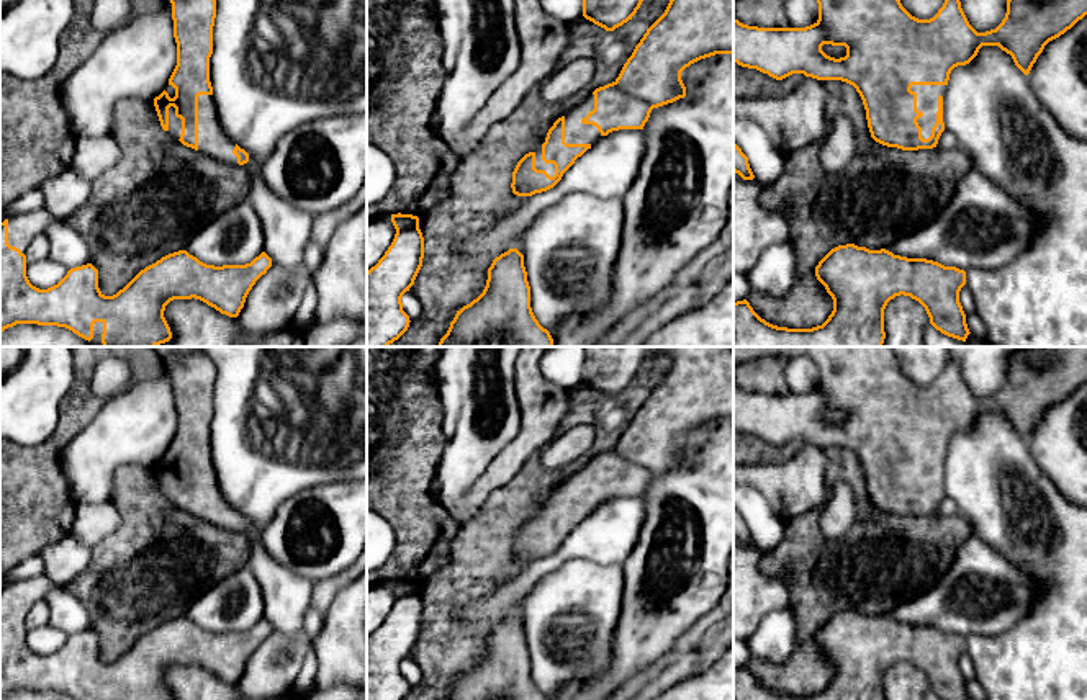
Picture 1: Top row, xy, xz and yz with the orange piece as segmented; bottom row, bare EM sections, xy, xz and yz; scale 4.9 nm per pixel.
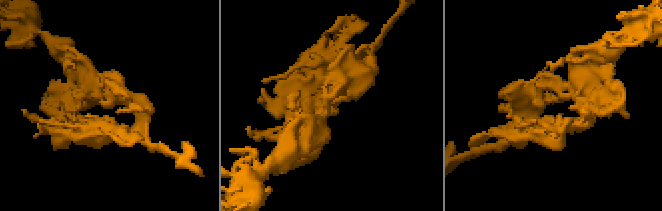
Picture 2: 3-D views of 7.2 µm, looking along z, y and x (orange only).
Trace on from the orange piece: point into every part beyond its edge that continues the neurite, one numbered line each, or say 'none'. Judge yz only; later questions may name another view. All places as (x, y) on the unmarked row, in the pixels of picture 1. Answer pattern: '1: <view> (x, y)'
1: yz (927, 462)

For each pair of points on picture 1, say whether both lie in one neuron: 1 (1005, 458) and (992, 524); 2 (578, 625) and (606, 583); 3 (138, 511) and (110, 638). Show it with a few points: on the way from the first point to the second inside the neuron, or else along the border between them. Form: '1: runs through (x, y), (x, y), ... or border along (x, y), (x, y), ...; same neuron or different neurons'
1: runs through (1001, 475), (1001, 507); same neuron
2: runs through (578, 615), (578, 610), (596, 592); same neuron
3: runs through (138, 542), (130, 558), (130, 587), (123, 607); same neuron

